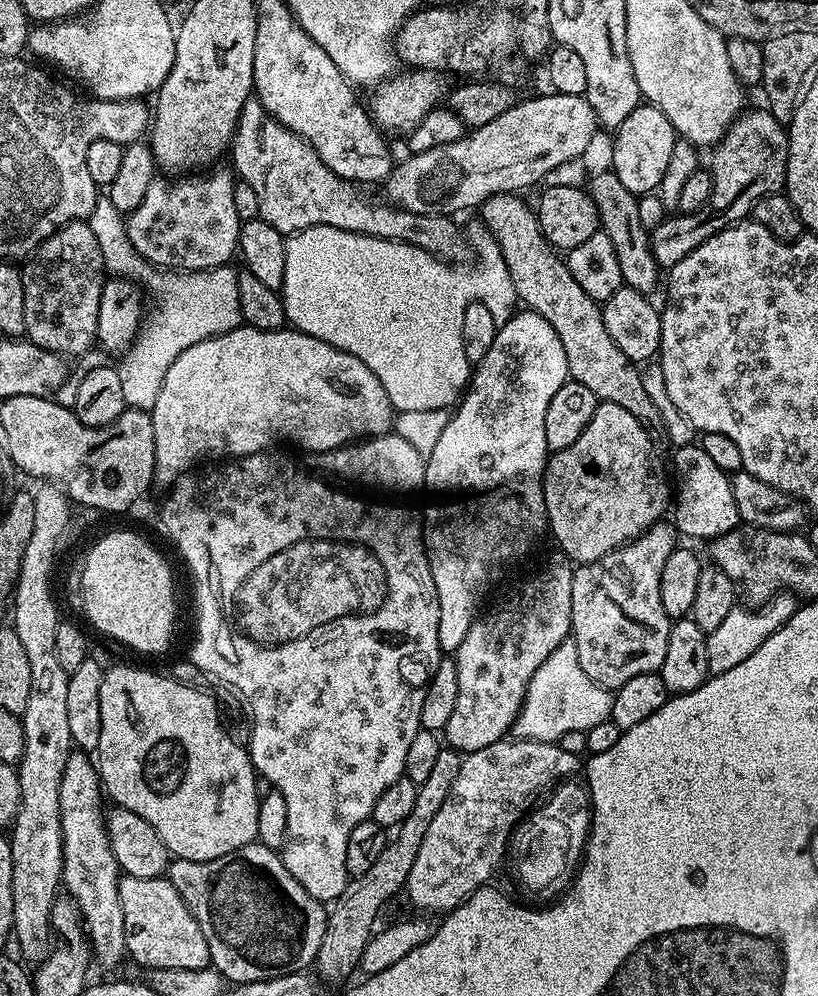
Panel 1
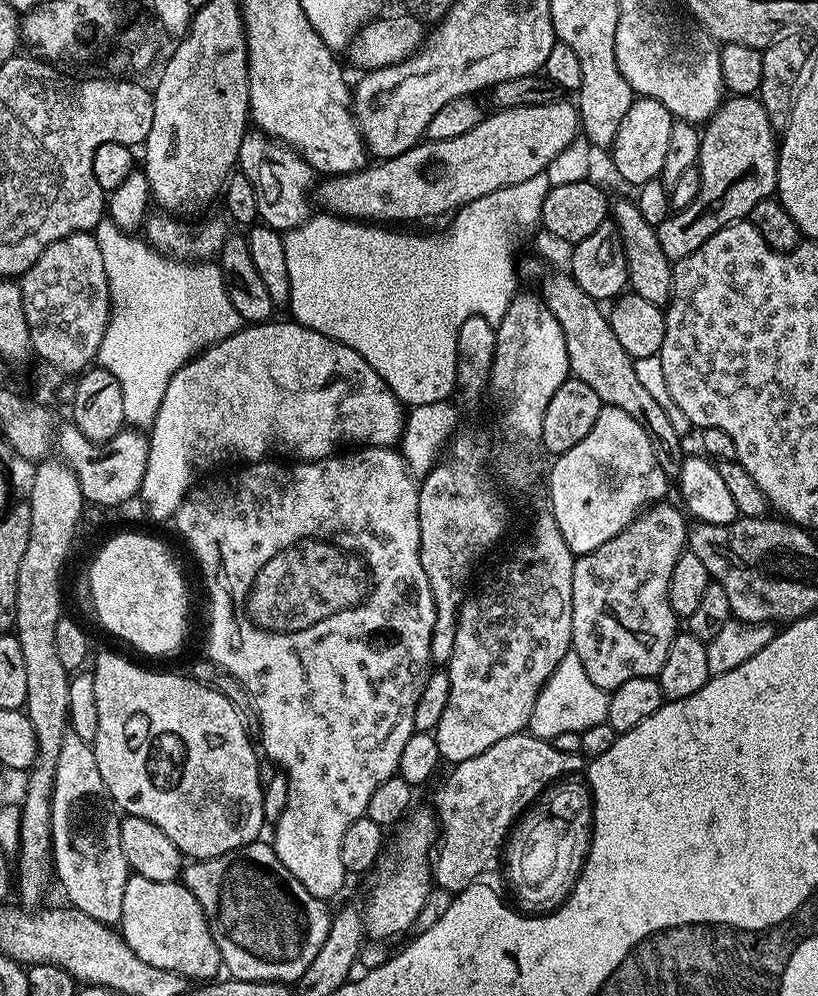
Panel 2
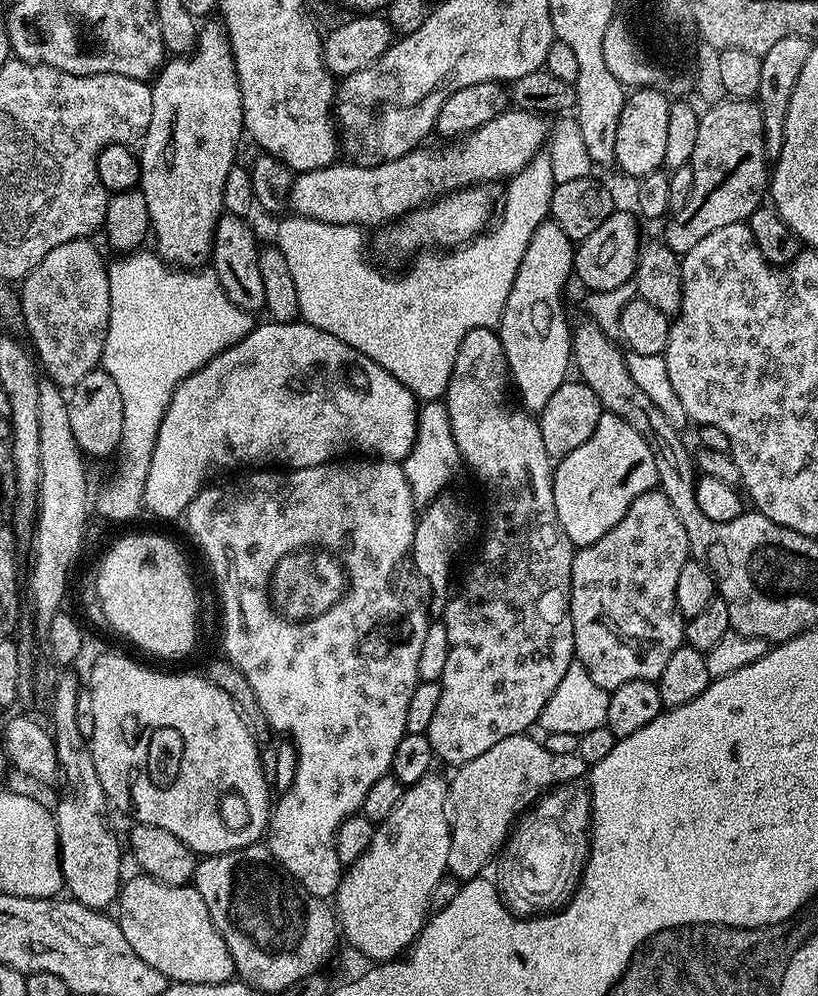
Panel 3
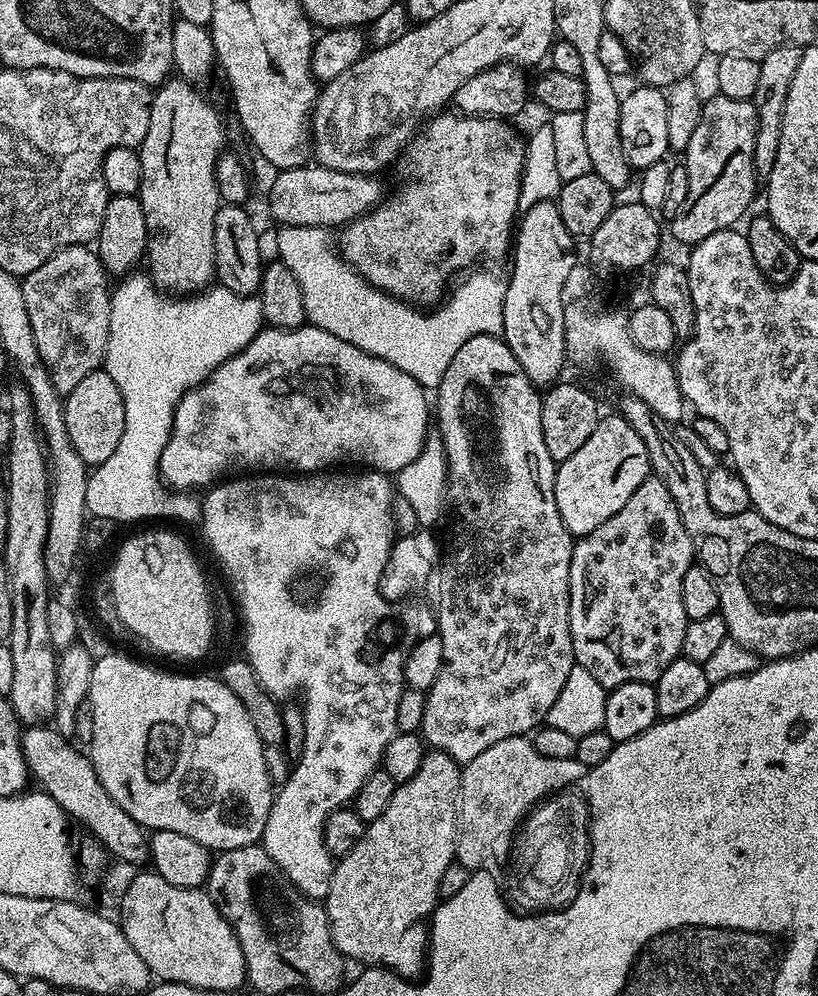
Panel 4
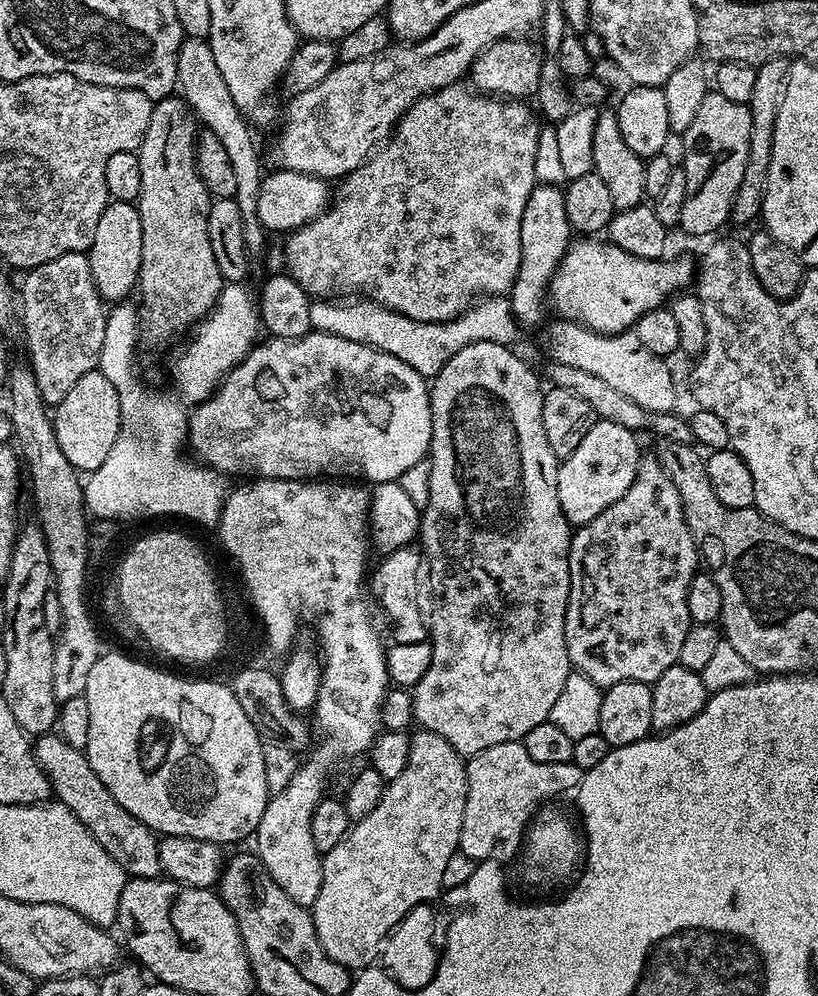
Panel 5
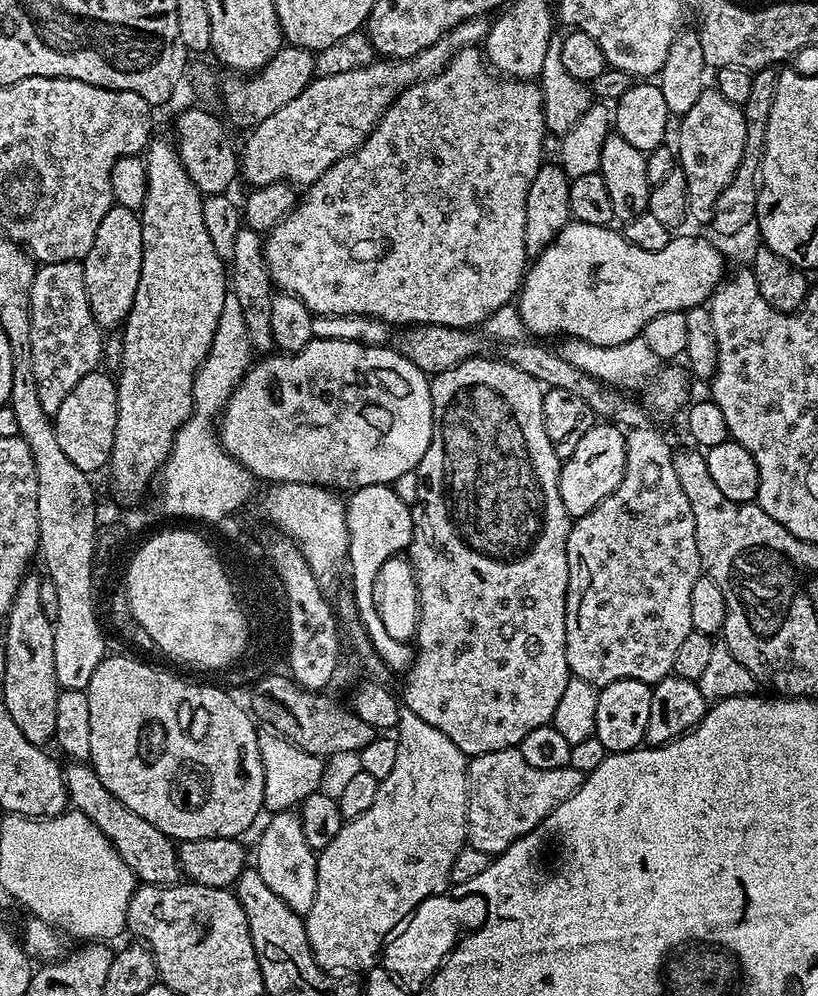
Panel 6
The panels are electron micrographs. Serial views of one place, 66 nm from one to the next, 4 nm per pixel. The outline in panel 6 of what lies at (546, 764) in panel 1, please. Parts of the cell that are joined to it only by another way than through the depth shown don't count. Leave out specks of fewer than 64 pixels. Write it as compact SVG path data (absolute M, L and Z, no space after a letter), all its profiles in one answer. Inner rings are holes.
M519 747L473 756L468 762L468 839L474 850L505 852L527 832L533 832L555 808L582 786L585 773L570 767L538 769L530 766Z

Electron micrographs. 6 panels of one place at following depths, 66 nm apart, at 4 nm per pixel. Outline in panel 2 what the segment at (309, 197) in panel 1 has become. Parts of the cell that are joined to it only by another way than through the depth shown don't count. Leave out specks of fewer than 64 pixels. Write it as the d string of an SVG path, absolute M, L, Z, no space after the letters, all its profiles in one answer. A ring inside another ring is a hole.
M252 130L242 138L238 168L254 186L254 194L258 194L258 217L269 228L283 234L308 219L313 211L308 195L314 192L314 173L296 149L273 136Z

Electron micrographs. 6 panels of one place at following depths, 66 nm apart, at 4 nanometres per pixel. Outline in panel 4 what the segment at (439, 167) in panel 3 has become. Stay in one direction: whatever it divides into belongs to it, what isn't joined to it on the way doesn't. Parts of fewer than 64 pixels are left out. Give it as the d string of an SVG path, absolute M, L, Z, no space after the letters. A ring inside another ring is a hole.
M317 164L281 169L268 192L268 208L279 225L308 228L341 227L364 215L384 198L380 178L375 175L344 172Z

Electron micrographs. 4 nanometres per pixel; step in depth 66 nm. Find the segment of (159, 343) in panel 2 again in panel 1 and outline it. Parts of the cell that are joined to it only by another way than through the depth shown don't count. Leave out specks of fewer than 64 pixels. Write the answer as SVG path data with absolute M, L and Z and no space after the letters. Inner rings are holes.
M104 194L97 195L94 210L86 222L98 241L98 250L102 250L105 273L139 284L150 297L150 311L136 340L123 353L121 360L124 361L118 364L118 371L122 378L125 405L151 410L158 398L158 390L162 390L166 370L174 366L174 358L178 358L182 350L241 327L237 269L225 266L208 268L204 272L177 272L161 270L155 264L148 263L129 242L126 220L118 206L114 206L114 202L110 202Z

